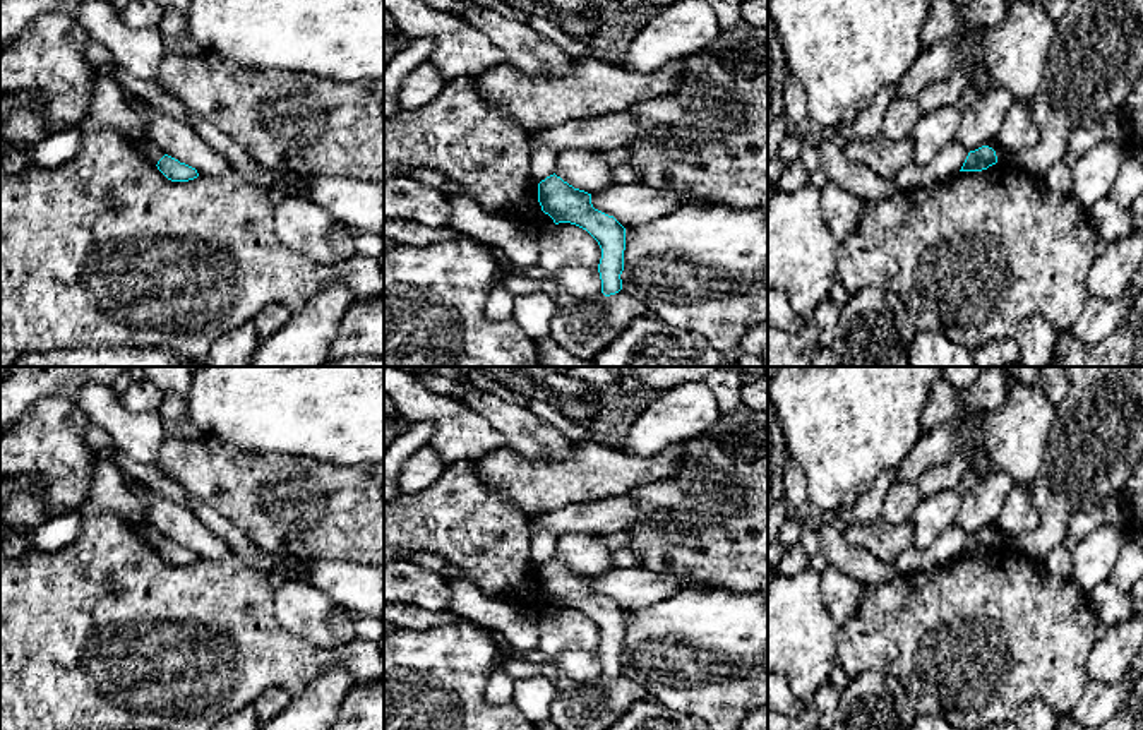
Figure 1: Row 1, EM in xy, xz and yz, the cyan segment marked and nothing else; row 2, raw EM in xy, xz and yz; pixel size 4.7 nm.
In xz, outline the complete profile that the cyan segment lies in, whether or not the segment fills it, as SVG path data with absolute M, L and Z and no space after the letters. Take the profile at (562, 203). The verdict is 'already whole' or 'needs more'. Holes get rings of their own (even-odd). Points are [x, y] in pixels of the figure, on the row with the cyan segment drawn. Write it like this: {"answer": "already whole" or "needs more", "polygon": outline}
{"answer": "already whole", "polygon": "M555 173L538 183L538 202L555 224L576 224L598 242L601 293L605 296L619 293L622 290L625 228L613 216L595 209L591 194L574 188Z"}

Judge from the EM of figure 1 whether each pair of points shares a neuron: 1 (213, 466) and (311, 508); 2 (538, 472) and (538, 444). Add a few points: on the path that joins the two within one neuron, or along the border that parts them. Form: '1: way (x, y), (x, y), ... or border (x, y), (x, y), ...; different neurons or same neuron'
1: way (237, 484), (287, 504); same neuron
2: border (508, 444), (554, 460), (574, 444); different neurons

